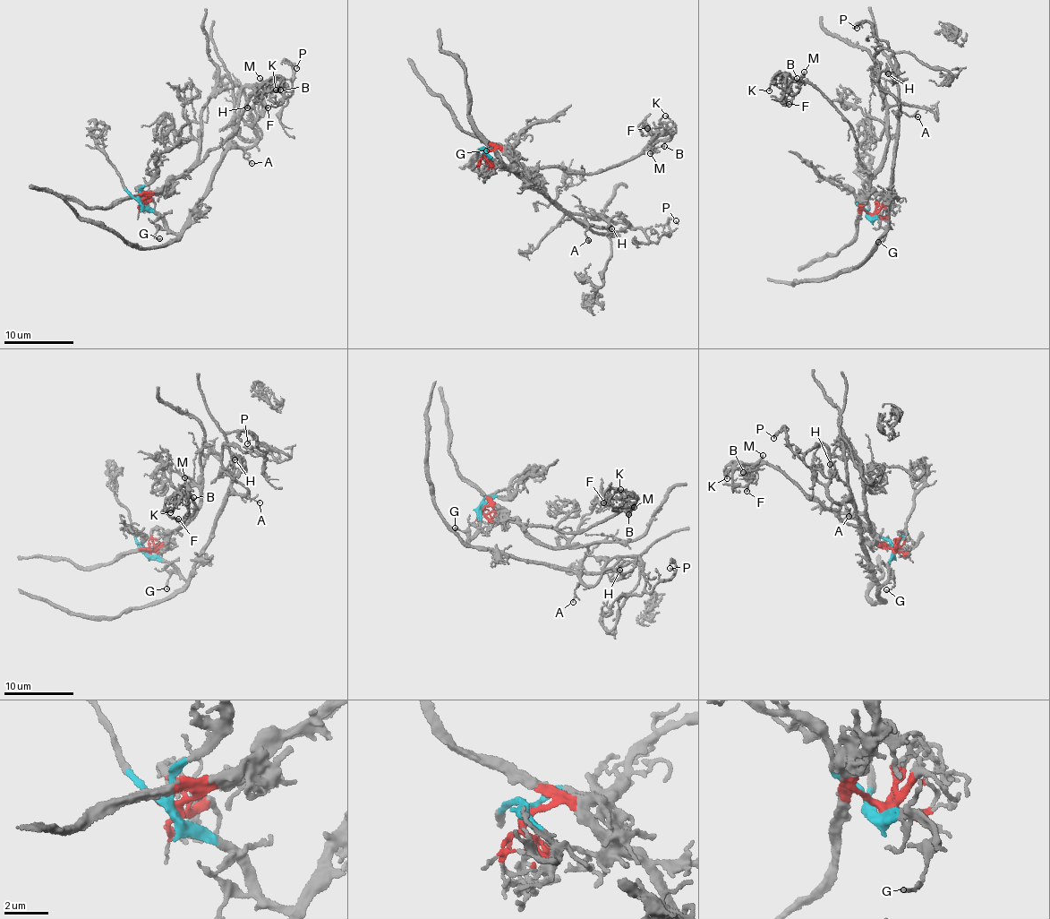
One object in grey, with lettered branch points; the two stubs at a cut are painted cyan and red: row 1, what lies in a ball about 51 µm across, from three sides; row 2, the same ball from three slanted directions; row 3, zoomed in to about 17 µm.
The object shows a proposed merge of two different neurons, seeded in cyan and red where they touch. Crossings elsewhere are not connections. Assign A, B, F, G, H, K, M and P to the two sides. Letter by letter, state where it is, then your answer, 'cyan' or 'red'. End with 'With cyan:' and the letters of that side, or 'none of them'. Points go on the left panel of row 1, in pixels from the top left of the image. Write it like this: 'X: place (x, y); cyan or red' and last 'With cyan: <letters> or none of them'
A: place (251, 163); cyan
B: place (280, 90); red
F: place (268, 107); red
G: place (159, 238); cyan
H: place (247, 107); cyan
K: place (276, 90); red
M: place (260, 78); red
P: place (296, 68); cyan
With cyan: A, G, H, P

